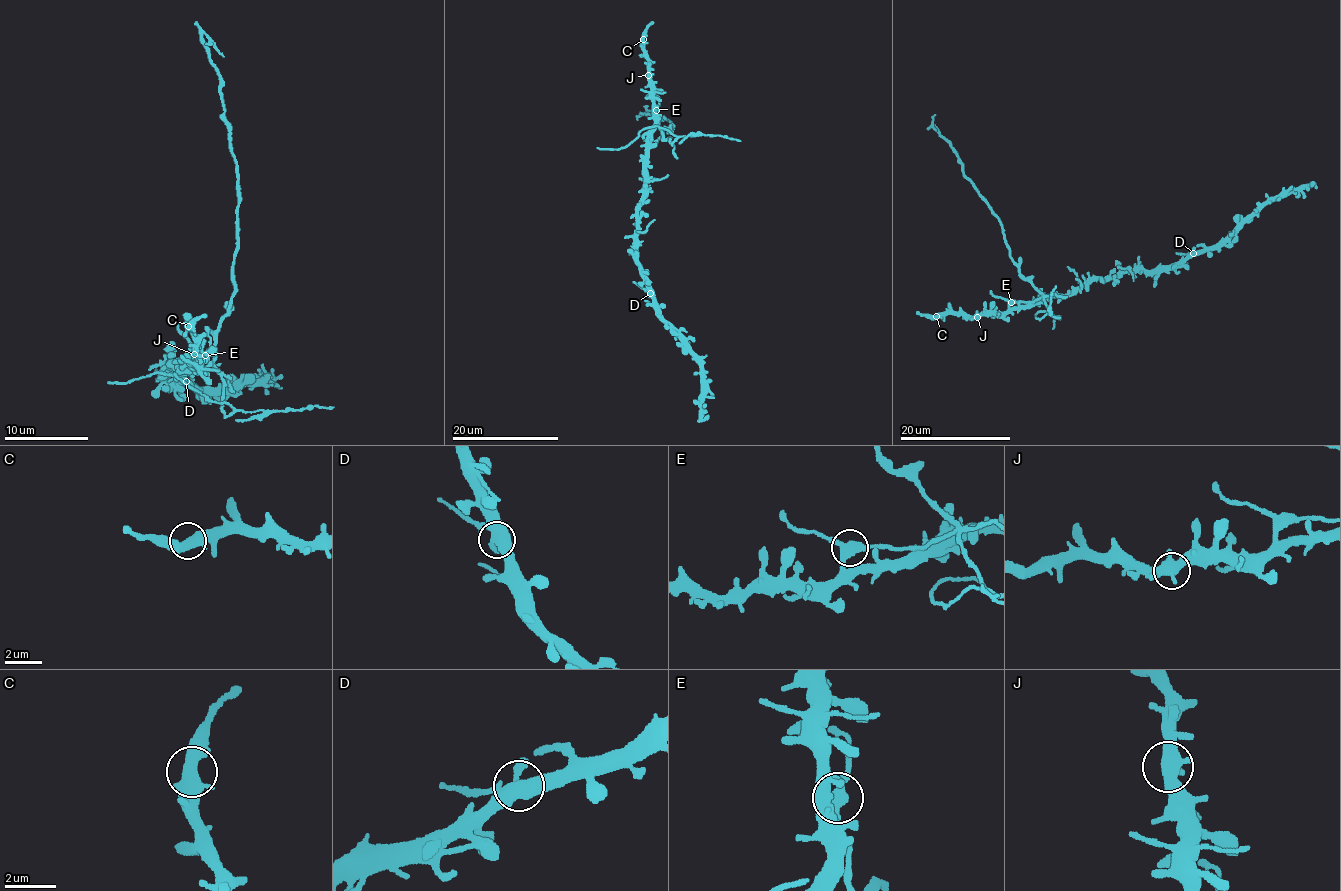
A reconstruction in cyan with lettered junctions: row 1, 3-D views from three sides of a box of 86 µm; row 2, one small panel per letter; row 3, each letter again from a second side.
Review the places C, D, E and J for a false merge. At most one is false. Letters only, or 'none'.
E

